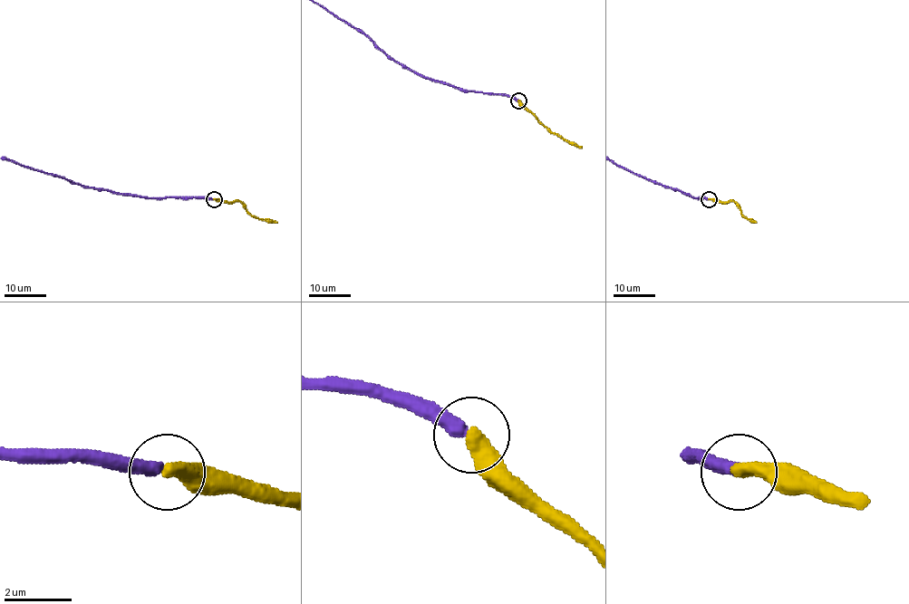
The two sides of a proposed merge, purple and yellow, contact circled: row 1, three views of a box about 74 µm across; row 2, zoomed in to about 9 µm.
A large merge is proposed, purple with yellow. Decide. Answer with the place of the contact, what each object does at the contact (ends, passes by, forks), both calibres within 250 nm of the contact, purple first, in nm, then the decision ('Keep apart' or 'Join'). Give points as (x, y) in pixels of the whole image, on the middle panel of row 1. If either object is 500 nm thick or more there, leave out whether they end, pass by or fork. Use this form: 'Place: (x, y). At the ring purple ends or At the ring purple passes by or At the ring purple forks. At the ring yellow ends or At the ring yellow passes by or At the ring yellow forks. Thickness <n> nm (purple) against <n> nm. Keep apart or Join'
Place: (518, 100). Thickness 400 nm (purple) against 500 nm. Join

